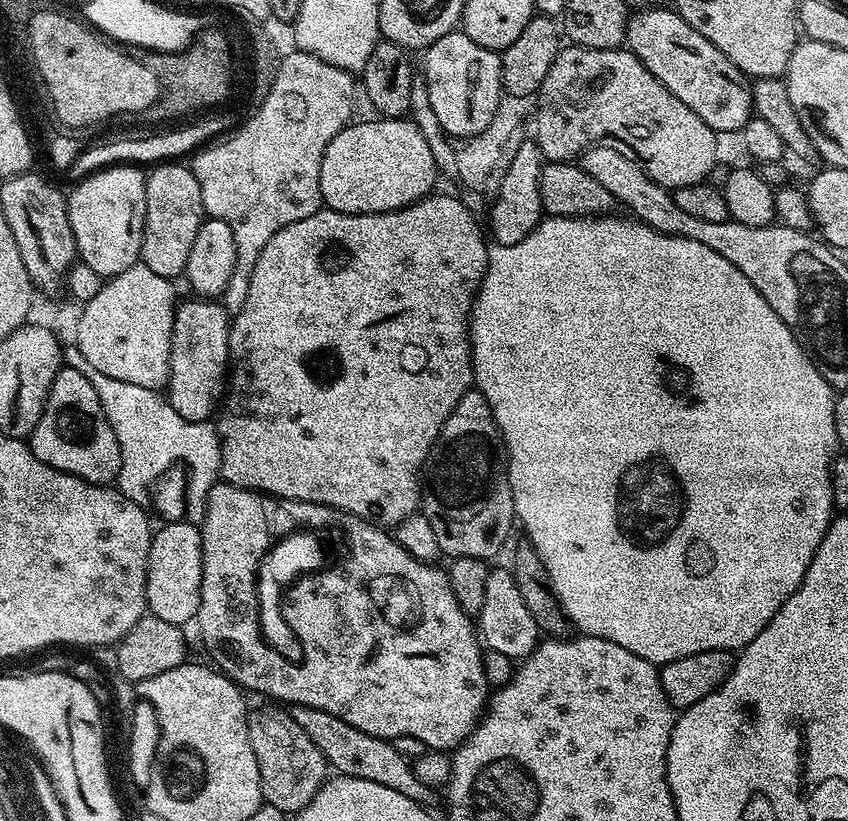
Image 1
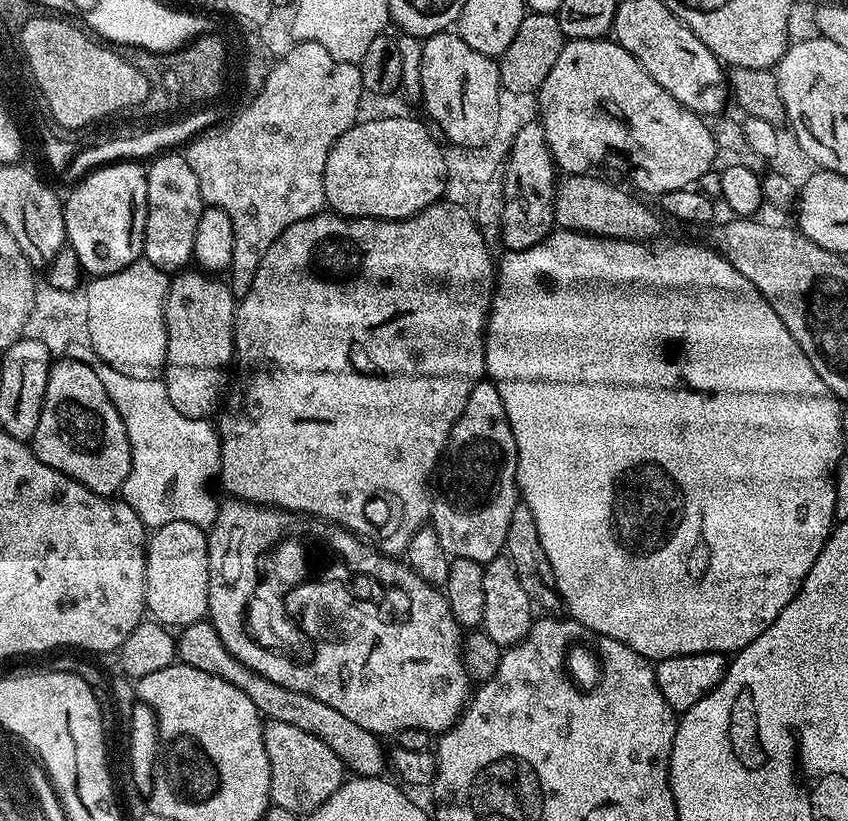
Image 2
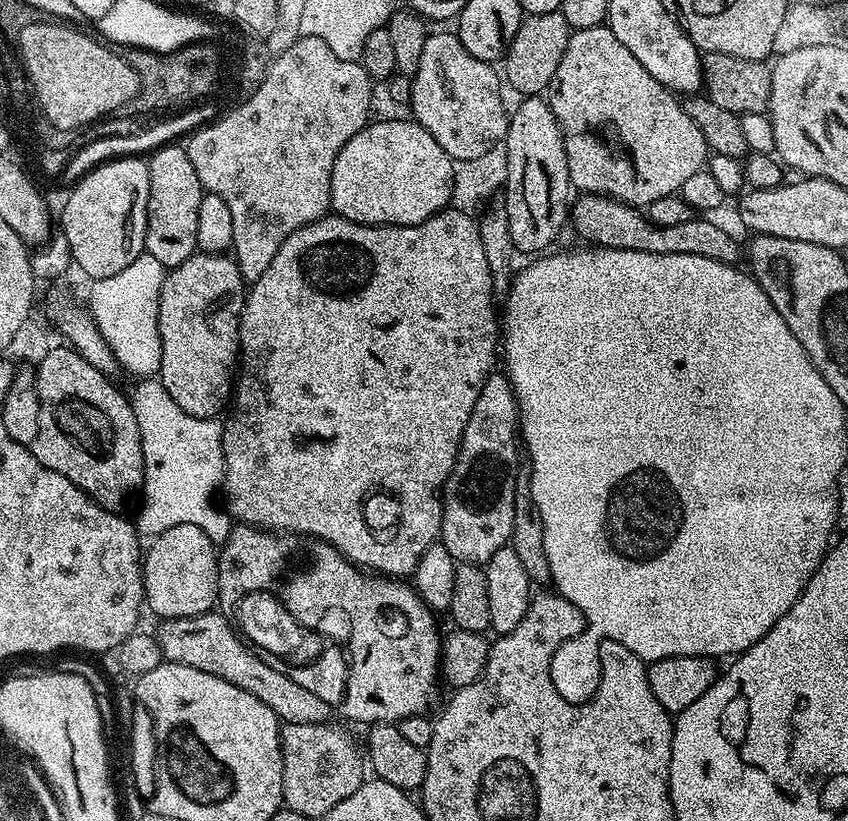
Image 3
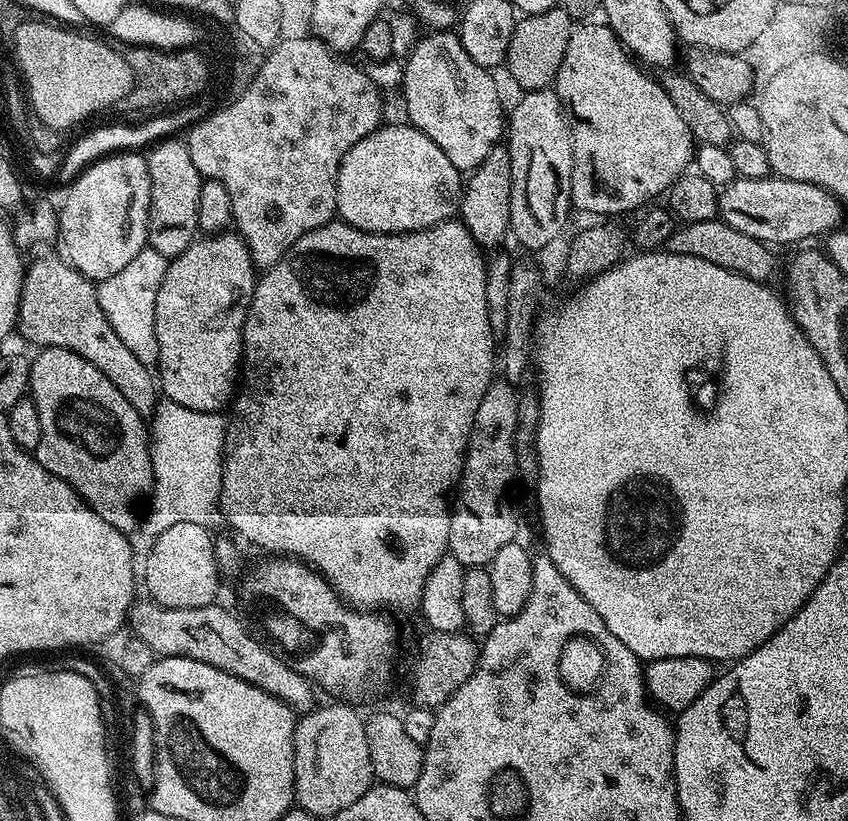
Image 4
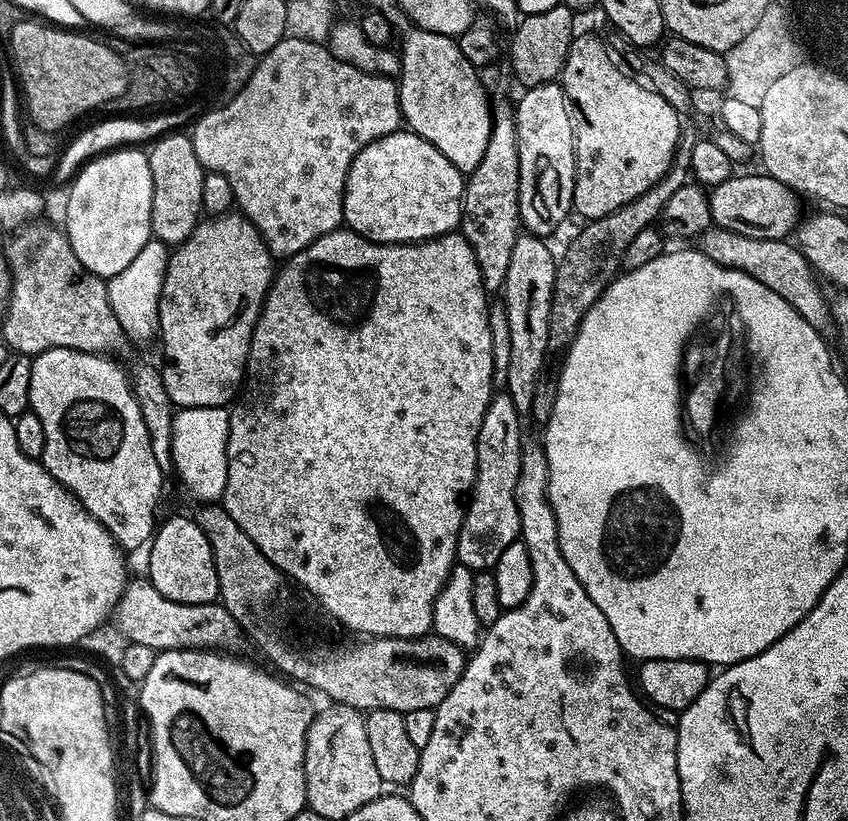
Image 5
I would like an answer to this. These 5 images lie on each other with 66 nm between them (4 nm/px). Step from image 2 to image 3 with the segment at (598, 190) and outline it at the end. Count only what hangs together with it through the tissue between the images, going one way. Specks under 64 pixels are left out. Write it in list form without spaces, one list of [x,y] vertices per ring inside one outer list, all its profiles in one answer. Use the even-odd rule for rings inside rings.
[[[583,193],[573,201],[570,210],[570,224],[573,224],[578,235],[582,236],[587,243],[595,247],[632,249],[635,252],[644,253],[670,253],[670,254],[698,254],[700,257],[714,258],[715,261],[722,261],[724,264],[737,263],[737,259],[742,256],[740,248],[735,238],[722,227],[710,220],[704,220],[702,216],[693,216],[689,222],[680,222],[677,225],[658,227],[648,219],[647,215],[639,208],[630,204],[624,204],[620,200],[615,200],[611,196],[594,195]]]

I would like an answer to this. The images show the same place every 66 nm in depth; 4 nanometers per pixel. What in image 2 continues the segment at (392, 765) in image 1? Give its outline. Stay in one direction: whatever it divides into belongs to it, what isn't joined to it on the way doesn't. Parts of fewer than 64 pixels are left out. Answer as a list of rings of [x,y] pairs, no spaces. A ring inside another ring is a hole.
[[[207,619],[194,622],[190,626],[179,629],[176,642],[176,655],[179,663],[194,666],[194,670],[206,670],[206,674],[214,674],[242,690],[250,702],[260,711],[261,717],[268,720],[286,722],[298,730],[306,730],[306,734],[314,734],[344,763],[345,769],[353,777],[378,776],[383,777],[389,767],[390,760],[386,748],[382,745],[381,737],[375,736],[370,730],[362,730],[355,722],[350,722],[347,711],[340,706],[326,706],[326,702],[318,702],[318,698],[310,698],[310,694],[298,694],[296,690],[286,690],[286,686],[278,686],[278,682],[270,682],[262,678],[254,670],[242,666],[234,654],[222,646],[222,638],[214,630]]]

